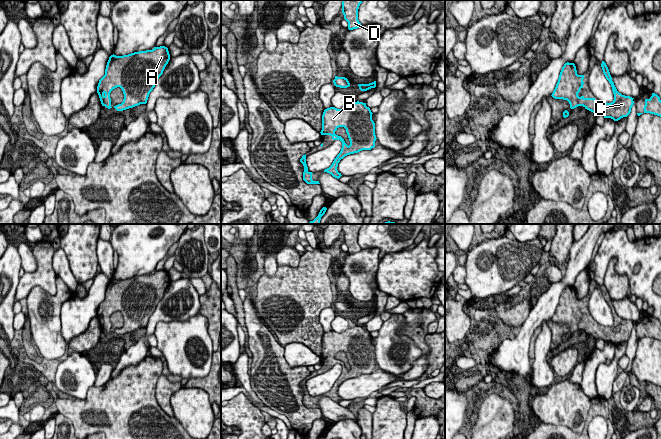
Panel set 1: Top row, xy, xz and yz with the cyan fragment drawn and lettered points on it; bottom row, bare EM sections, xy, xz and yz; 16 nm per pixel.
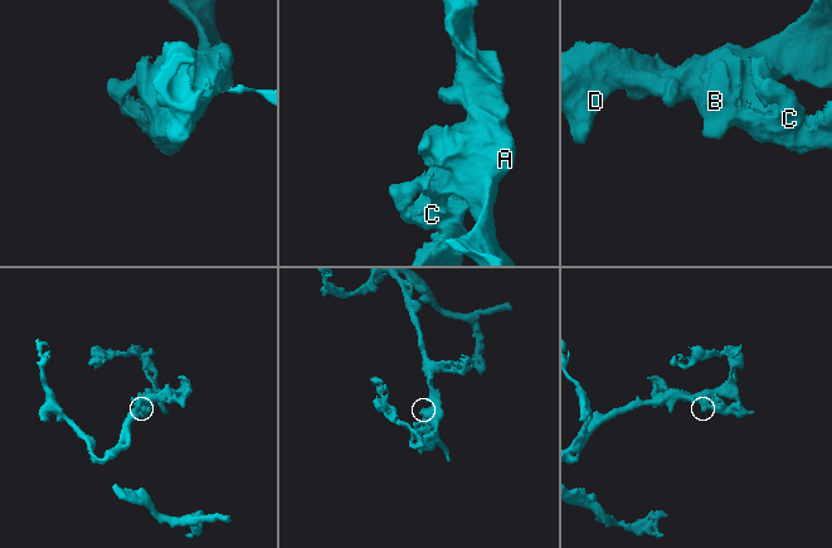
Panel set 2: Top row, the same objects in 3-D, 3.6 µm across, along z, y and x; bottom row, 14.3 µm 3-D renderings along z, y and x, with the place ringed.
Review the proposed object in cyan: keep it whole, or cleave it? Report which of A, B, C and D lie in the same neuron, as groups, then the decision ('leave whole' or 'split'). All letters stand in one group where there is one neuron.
A B C D; leave whole

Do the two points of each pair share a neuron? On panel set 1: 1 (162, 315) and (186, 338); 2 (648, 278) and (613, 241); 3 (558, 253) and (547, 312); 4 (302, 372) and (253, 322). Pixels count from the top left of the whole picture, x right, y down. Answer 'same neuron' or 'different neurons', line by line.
1: different neurons
2: same neuron
3: different neurons
4: same neuron

